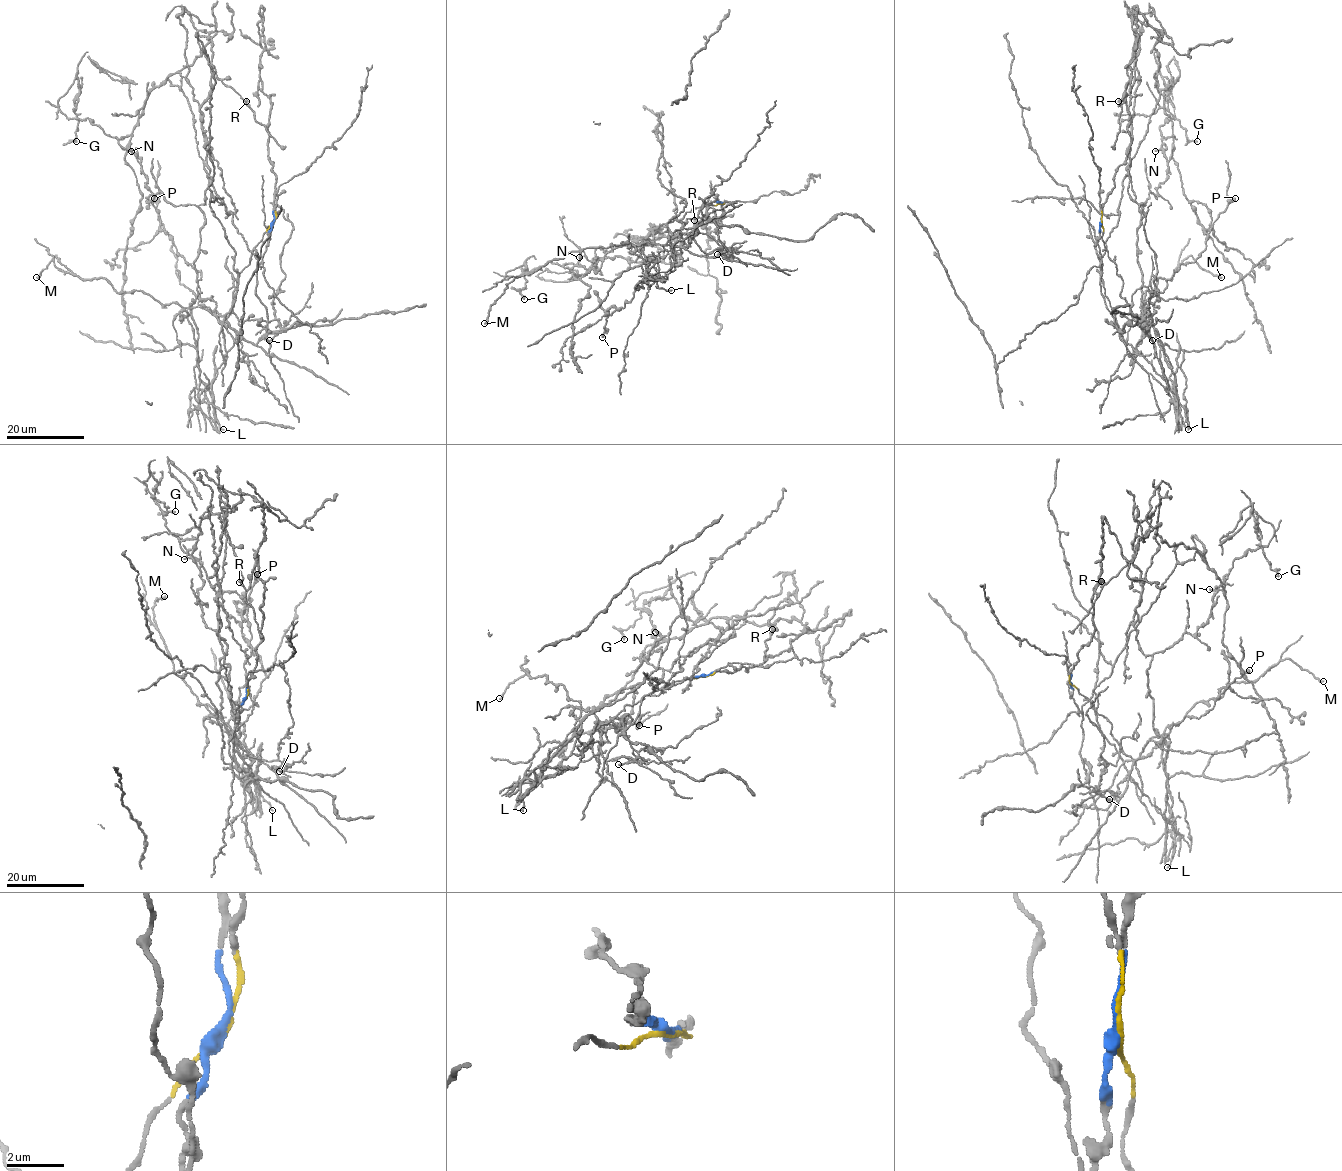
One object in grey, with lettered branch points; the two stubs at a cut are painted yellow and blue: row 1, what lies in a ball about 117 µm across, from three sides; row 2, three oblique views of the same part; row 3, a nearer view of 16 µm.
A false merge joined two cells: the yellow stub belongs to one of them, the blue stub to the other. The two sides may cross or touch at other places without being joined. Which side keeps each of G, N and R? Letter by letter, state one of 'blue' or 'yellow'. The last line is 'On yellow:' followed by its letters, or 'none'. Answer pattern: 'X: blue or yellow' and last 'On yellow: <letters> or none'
G: blue
N: blue
R: blue
On yellow: none

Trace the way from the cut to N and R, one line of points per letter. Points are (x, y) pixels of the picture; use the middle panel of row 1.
N: (721, 203), (716, 199), (680, 221), (660, 224), (648, 242), (621, 245), (593, 268), (580, 266), (579, 257)
R: (721, 203), (693, 208), (652, 234), (647, 229), (660, 233), (647, 241), (684, 233), (694, 220)

